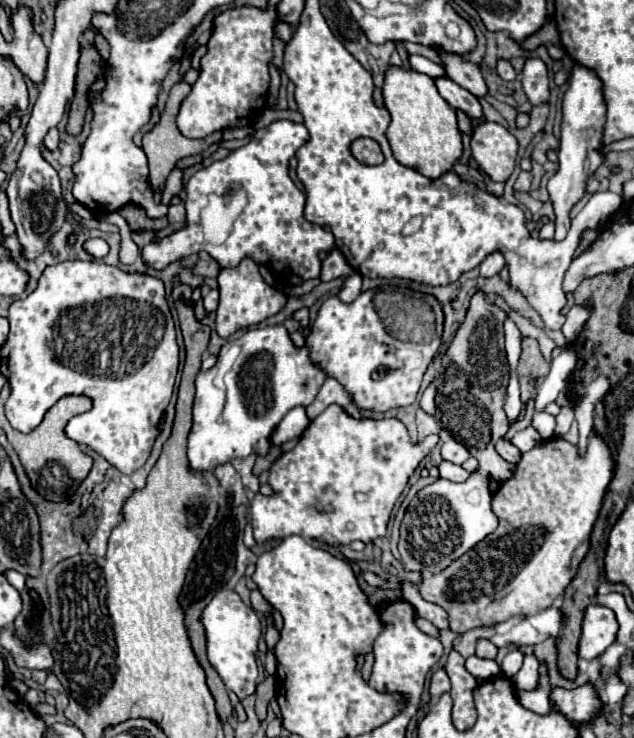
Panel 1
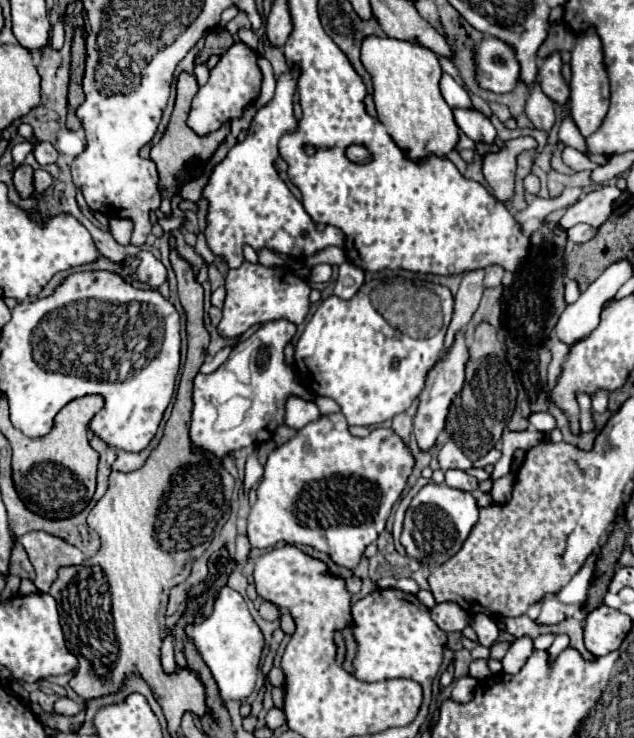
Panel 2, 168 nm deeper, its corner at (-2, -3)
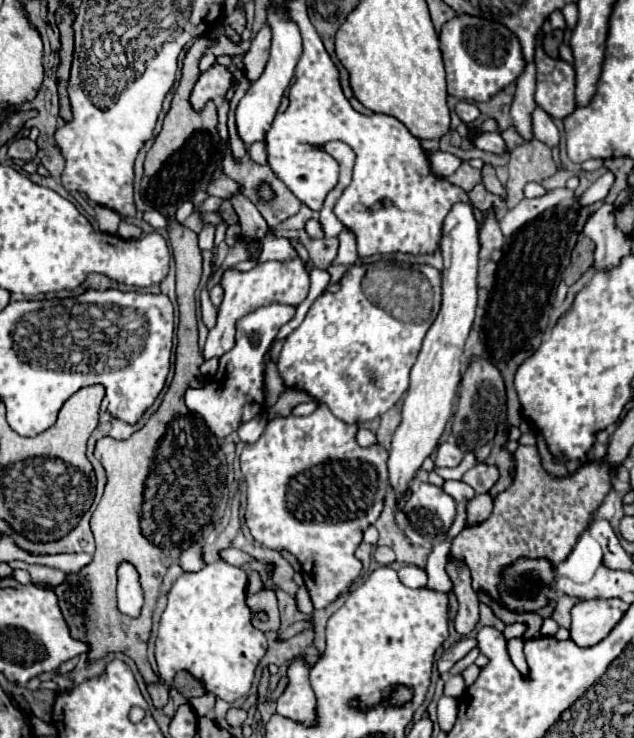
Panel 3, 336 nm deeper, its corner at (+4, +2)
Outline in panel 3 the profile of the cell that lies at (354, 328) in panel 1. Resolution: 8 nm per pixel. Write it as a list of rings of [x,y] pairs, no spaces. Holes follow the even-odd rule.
[[[363,265],[349,267],[339,281],[339,291],[319,295],[309,307],[305,321],[287,335],[281,355],[277,359],[277,369],[283,383],[291,389],[307,391],[311,397],[325,403],[331,409],[331,413],[343,419],[345,423],[361,425],[363,421],[375,419],[383,415],[387,409],[391,409],[409,387],[409,371],[417,359],[423,335],[427,333],[439,311],[441,273],[431,265],[419,265],[419,269],[429,281],[431,287],[429,299],[419,299],[419,323],[403,323],[393,319],[385,309],[373,305],[363,295],[361,279],[365,275],[365,267]]]

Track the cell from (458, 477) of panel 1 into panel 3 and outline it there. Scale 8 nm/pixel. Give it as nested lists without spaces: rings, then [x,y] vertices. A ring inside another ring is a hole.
[[[445,481],[443,489],[445,489],[445,493],[449,493],[457,503],[467,503],[467,501],[471,501],[471,499],[475,497],[475,491],[473,491],[467,483],[463,483],[463,481]]]

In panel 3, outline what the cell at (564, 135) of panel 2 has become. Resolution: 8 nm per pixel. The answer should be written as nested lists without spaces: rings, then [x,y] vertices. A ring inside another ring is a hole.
[[[539,31],[533,59],[537,67],[535,103],[551,117],[565,119],[575,109],[575,69],[561,59],[551,59],[541,43],[543,31]]]

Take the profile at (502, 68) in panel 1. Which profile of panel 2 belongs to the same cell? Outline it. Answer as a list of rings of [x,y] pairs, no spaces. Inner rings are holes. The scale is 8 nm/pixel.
[[[485,36],[475,54],[477,80],[481,88],[493,92],[511,92],[519,80],[519,62],[509,44]]]

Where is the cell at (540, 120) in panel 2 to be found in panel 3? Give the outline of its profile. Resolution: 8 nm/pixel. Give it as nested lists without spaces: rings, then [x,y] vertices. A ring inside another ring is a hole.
[[[541,107],[533,111],[533,135],[535,139],[543,141],[551,149],[559,145],[559,129],[555,127],[553,119]]]

